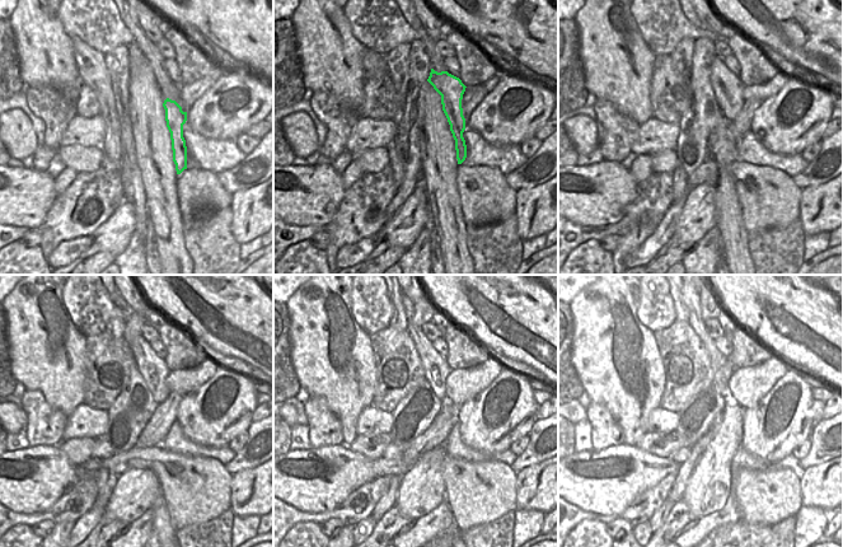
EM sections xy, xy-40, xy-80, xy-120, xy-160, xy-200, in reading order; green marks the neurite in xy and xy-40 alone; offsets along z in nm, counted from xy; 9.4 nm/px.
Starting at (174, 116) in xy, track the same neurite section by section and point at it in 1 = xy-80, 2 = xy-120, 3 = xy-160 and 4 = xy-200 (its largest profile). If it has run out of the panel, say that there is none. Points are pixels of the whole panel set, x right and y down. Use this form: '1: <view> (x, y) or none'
1: xy-80 (727, 88)
2: xy-120 (154, 370)
3: xy-160 (436, 369)
4: xy-200 (722, 369)

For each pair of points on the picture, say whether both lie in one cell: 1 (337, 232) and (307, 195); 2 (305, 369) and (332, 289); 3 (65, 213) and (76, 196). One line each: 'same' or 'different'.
1: different
2: same
3: same

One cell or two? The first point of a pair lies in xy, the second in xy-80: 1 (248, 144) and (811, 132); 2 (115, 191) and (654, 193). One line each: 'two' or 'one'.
1: two
2: one

